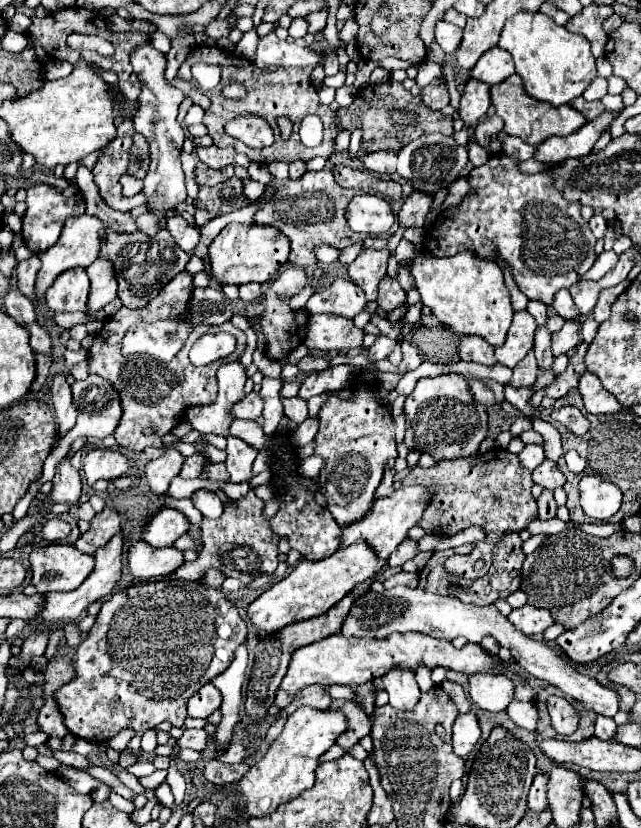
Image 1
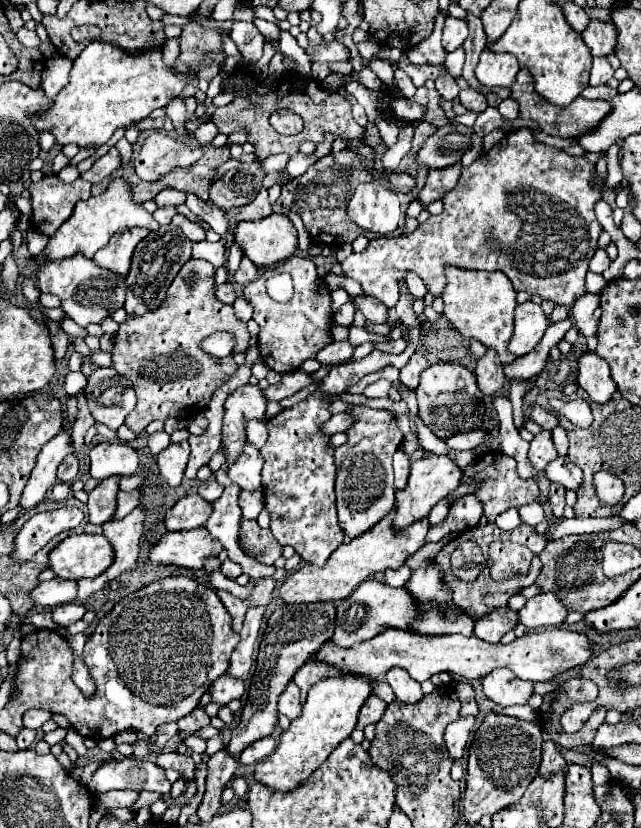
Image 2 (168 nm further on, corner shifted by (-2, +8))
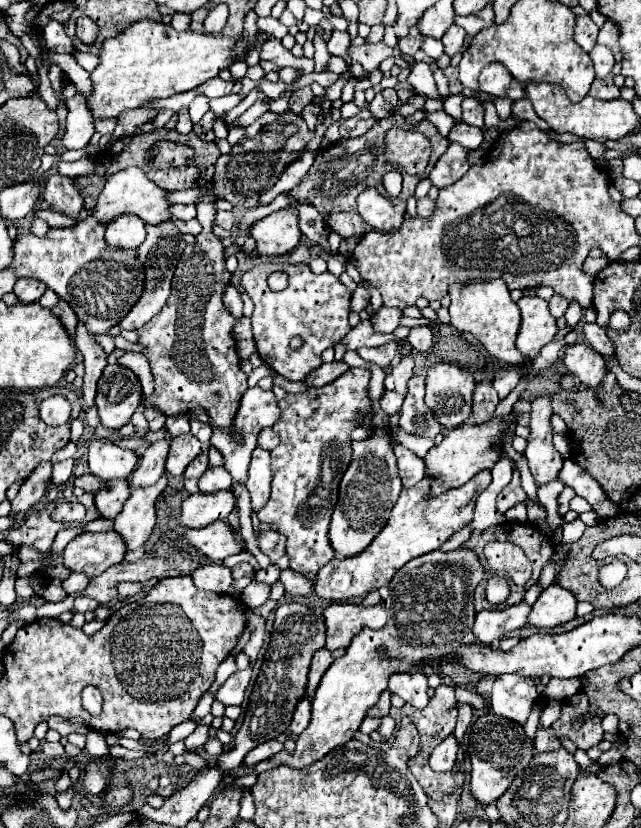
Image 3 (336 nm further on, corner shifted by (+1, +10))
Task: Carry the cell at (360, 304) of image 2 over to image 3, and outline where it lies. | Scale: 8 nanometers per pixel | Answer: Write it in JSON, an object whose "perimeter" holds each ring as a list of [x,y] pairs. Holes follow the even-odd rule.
{"perimeter":[[[382,306],[378,312],[374,312],[374,330],[376,332],[394,332],[400,326],[400,318],[402,318],[402,310],[398,308],[386,308]]]}

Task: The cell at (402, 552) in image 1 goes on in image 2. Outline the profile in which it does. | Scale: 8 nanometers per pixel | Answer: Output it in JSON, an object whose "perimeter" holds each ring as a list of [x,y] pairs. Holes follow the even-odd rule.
{"perimeter":[[[473,496],[457,500],[455,506],[449,510],[449,516],[441,524],[429,528],[429,532],[425,536],[425,542],[427,544],[429,542],[439,542],[443,536],[447,536],[453,530],[457,530],[457,532],[471,530],[471,528],[477,526],[481,514],[483,514],[483,506]]]}

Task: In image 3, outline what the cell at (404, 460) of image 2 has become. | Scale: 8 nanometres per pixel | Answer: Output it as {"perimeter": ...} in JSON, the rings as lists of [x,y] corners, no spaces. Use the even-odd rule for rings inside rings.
{"perimeter":[[[394,446],[394,454],[398,458],[398,468],[400,468],[400,478],[404,488],[412,488],[416,486],[424,476],[426,476],[426,468],[424,468],[424,460],[420,456],[416,456],[412,450],[404,448],[404,446]]]}

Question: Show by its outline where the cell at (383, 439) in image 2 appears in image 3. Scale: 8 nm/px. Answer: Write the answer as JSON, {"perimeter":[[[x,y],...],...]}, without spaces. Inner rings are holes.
{"perimeter":[[[376,428],[372,438],[364,442],[352,442],[352,450],[354,456],[340,482],[340,496],[328,532],[330,544],[340,558],[356,556],[356,552],[364,552],[364,548],[368,548],[368,544],[388,522],[390,510],[402,490],[396,456],[392,452],[392,442],[386,428]]]}

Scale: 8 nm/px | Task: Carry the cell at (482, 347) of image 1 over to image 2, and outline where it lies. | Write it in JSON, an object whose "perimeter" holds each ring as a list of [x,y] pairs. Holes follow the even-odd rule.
{"perimeter":[[[487,348],[485,356],[481,356],[477,360],[475,376],[477,376],[477,386],[483,394],[495,396],[495,394],[501,392],[503,382],[505,382],[505,374],[503,374],[503,366],[501,366],[495,350]]]}

